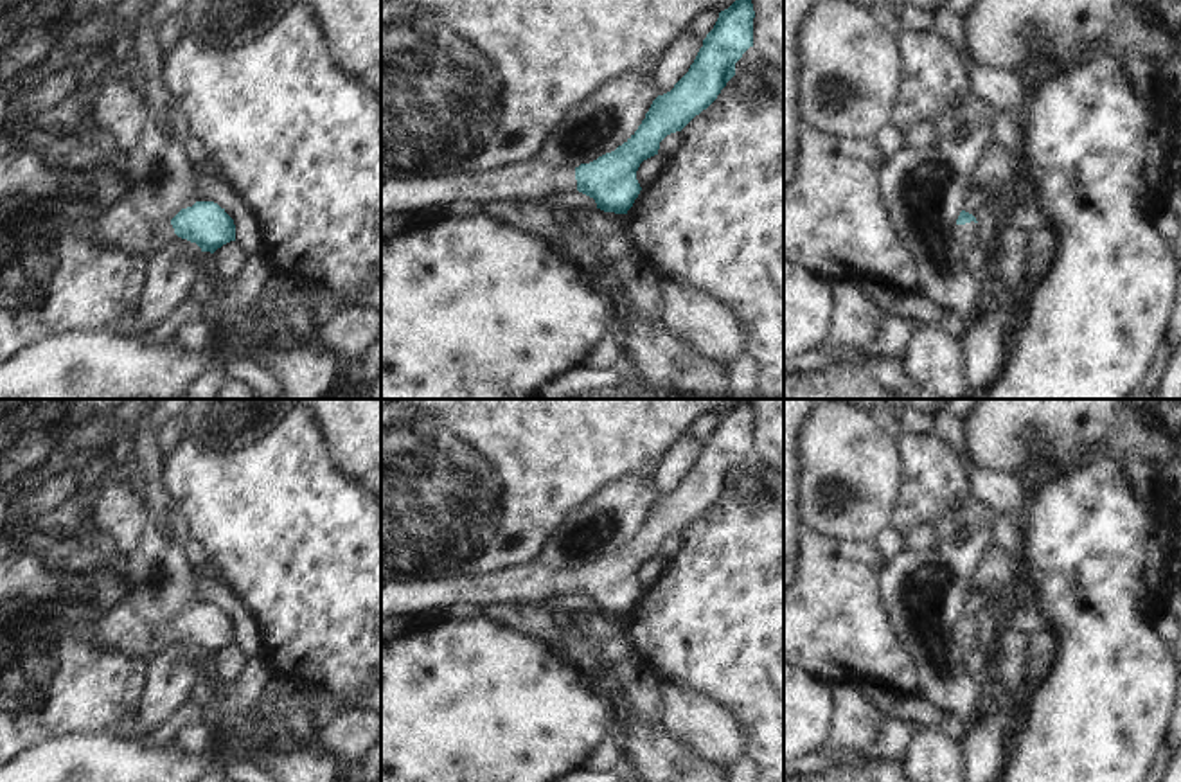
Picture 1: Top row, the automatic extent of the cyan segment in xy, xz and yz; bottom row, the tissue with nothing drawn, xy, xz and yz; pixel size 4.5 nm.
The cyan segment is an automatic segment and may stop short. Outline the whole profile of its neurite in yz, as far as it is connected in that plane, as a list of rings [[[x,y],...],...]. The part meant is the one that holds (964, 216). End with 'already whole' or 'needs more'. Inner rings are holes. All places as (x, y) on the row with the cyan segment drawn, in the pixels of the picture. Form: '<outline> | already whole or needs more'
[[[962,210],[958,219],[956,219],[955,235],[958,237],[958,241],[965,248],[974,246],[978,241],[978,221],[976,221],[976,218],[972,214]]] | needs more

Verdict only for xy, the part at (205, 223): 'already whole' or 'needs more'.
needs more

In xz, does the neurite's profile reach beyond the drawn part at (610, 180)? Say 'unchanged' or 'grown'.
grown

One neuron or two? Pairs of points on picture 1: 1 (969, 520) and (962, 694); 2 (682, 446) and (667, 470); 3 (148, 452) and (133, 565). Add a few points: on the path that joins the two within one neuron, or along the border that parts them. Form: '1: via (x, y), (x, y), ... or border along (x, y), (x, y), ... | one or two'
1: via (955, 563), (953, 585), (946, 594), (950, 651) | one
2: via (682, 452), (673, 464) | one
3: via (151, 480), (155, 536) | one

